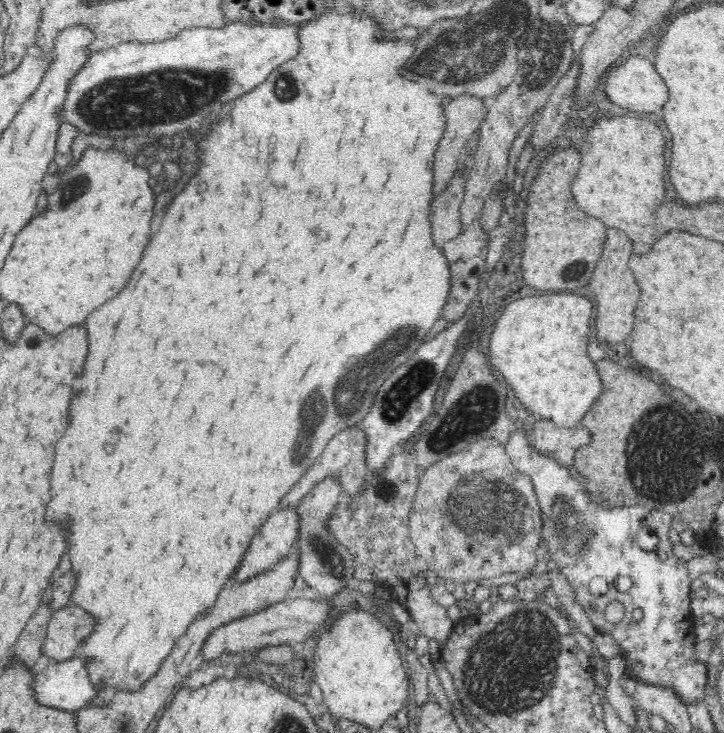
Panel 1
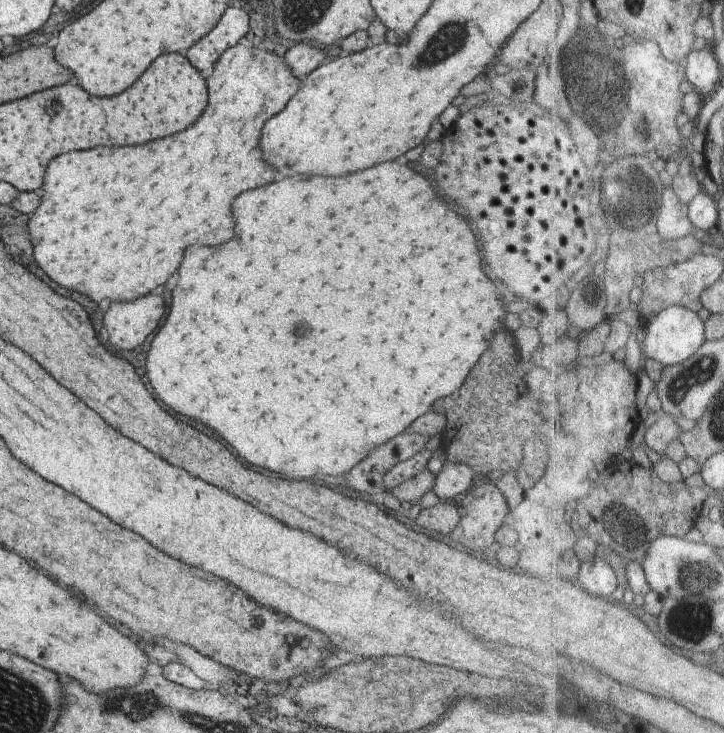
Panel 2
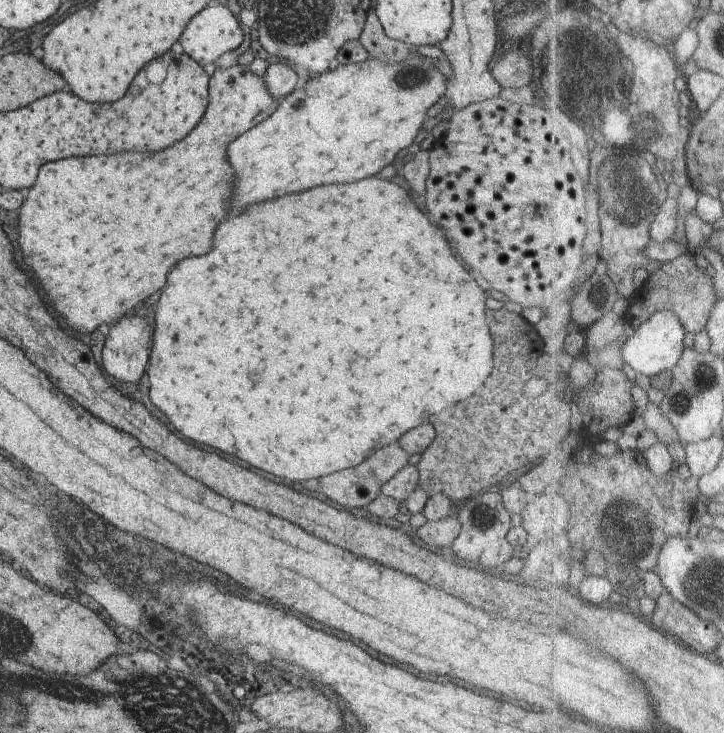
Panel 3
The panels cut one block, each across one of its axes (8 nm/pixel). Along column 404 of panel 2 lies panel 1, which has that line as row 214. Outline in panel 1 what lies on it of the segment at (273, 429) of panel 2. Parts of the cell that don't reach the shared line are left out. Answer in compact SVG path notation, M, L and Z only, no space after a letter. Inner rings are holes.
M333 8L333 9L331 9L331 10L329 10L329 11L328 11L328 12L327 12L327 13L325 13L325 14L324 14L324 16L322 16L322 17L318 17L318 18L317 18L317 19L314 19L314 18L313 18L313 19L310 19L310 20L309 20L309 21L308 21L308 22L307 22L307 23L306 23L306 24L305 24L305 25L304 25L304 26L303 26L303 27L302 27L302 28L301 28L301 29L300 29L300 30L299 30L299 43L300 43L300 48L299 48L299 53L298 53L298 54L297 54L297 55L296 55L296 56L295 56L295 57L294 57L294 58L293 58L293 59L290 59L290 60L289 60L289 61L286 61L286 62L285 62L285 63L284 63L284 64L282 64L282 66L281 66L281 67L278 67L278 68L275 68L275 69L274 69L274 70L273 70L273 71L272 71L272 74L269 74L269 75L268 75L268 78L267 78L267 79L266 79L266 80L265 80L265 81L264 81L264 82L263 82L263 83L262 83L262 84L259 84L259 85L258 85L258 86L257 86L257 87L256 87L256 88L254 88L254 90L253 90L253 91L250 91L250 92L249 92L249 93L246 93L246 94L245 94L245 95L242 95L242 96L241 96L241 97L238 97L238 98L237 98L237 99L236 99L236 100L234 100L234 102L231 102L231 104L230 104L230 106L229 106L229 108L228 108L228 109L227 109L227 110L226 110L226 111L224 111L224 112L223 112L223 113L222 113L222 114L221 114L221 122L220 122L220 123L219 123L219 124L218 124L218 125L216 125L216 126L214 126L214 127L213 127L213 128L214 128L214 129L213 129L213 130L212 130L212 131L211 131L211 132L210 132L210 133L209 133L209 135L208 135L208 136L206 136L206 140L202 140L202 142L200 142L200 156L199 156L199 157L200 157L200 168L198 168L198 172L196 172L196 176L194 176L194 178L192 178L192 179L191 179L191 180L190 180L190 182L188 182L188 184L186 184L186 188L184 188L184 190L182 190L182 192L180 192L180 194L178 194L178 196L176 196L176 198L174 198L174 202L172 202L172 204L170 204L170 208L168 208L168 210L166 210L166 214L164 214L164 218L162 218L162 222L160 222L160 230L158 230L158 232L156 232L156 234L154 234L154 236L152 236L152 240L150 240L150 244L148 244L148 246L146 246L146 250L144 250L144 254L142 254L142 260L140 260L140 264L138 264L138 266L136 266L136 270L134 270L134 272L132 272L132 276L130 276L130 280L128 280L128 282L126 282L126 288L124 288L124 290L122 290L122 292L120 292L120 294L118 294L118 296L116 296L116 298L112 298L112 300L108 300L108 302L106 302L106 304L102 304L102 306L100 306L100 308L96 308L96 310L94 310L94 312L92 312L92 314L90 314L90 316L88 316L88 320L86 320L86 330L88 330L88 344L90 344L90 348L88 348L88 358L86 358L86 366L84 366L84 370L82 370L82 376L80 376L80 386L82 386L82 388L80 388L80 390L78 390L78 394L82 394L82 398L72 398L72 402L70 402L70 428L68 428L68 430L66 430L66 432L64 432L64 436L62 436L62 438L60 438L60 444L58 444L58 446L56 446L56 456L54 456L54 470L52 470L52 490L50 490L50 492L52 492L52 500L50 500L50 506L46 506L46 520L54 520L54 522L56 522L56 524L68 524L68 526L70 526L70 536L68 536L68 544L72 544L72 546L70 546L70 548L68 548L68 554L72 554L72 556L74 556L74 558L70 558L70 562L72 562L72 570L74 570L74 572L76 572L76 584L74 584L74 589L73 589L73 592L72 592L72 595L71 595L71 604L72 604L72 605L74 605L74 606L78 606L78 607L79 607L79 608L82 608L82 609L83 609L83 610L84 610L84 611L85 611L85 612L88 612L88 613L90 613L90 615L91 615L91 616L92 616L92 617L93 617L93 620L95 620L95 622L96 622L96 625L95 625L95 626L94 626L94 629L93 629L93 631L92 631L92 632L90 632L90 634L88 634L88 636L86 636L86 638L84 638L84 640L82 640L82 642L80 642L80 646L78 646L78 651L77 651L77 653L78 653L78 654L77 654L77 656L78 656L78 657L80 657L80 658L83 658L83 659L86 659L86 660L85 660L85 664L86 664L86 665L87 665L87 667L86 667L86 669L88 669L88 677L90 677L90 683L92 683L92 685L94 685L94 689L98 689L98 690L103 690L103 689L104 689L104 688L105 688L105 687L107 687L107 686L108 686L108 688L113 688L113 689L114 689L114 691L115 691L115 692L118 692L118 691L137 691L137 690L138 690L138 689L139 689L139 688L140 688L140 687L141 687L141 686L142 686L142 685L143 685L143 684L144 684L144 683L145 683L145 682L146 682L146 681L147 681L147 680L150 680L150 679L151 679L151 678L152 678L152 677L153 677L153 676L154 676L154 675L155 675L155 674L156 674L156 673L157 673L157 672L158 672L158 669L159 669L159 668L160 668L160 667L162 667L162 664L164 664L164 660L166 660L166 658L168 658L168 656L170 656L170 651L171 651L171 650L172 650L172 647L173 647L173 646L174 646L174 643L175 643L175 642L176 642L176 639L177 639L177 638L180 638L180 637L181 637L181 636L182 636L182 635L183 635L183 634L184 634L184 633L185 633L185 632L186 632L186 631L187 631L187 630L188 630L188 628L190 628L190 626L191 626L191 625L192 625L192 624L194 624L194 622L195 622L195 621L196 621L196 620L197 620L197 618L198 618L198 617L201 617L201 616L202 616L202 615L203 615L203 614L205 614L205 613L206 613L206 612L207 612L207 611L208 611L208 610L210 610L210 608L213 608L213 607L214 607L214 604L215 604L215 603L216 603L216 600L217 600L217 598L218 598L218 594L220 594L220 592L222 592L222 588L224 588L224 587L225 587L225 584L226 584L226 583L227 583L227 582L228 582L228 581L230 581L230 580L233 580L233 574L234 574L234 573L235 573L235 572L236 572L236 570L237 570L237 568L238 568L238 567L239 567L239 566L240 566L240 565L241 565L241 560L242 560L242 559L243 559L243 556L244 556L244 555L245 555L245 552L246 552L246 551L247 551L247 550L248 550L248 547L249 547L249 546L250 546L250 543L251 543L251 542L252 542L252 539L253 539L253 538L254 538L254 536L256 536L256 533L257 533L257 532L258 532L258 529L259 529L259 528L260 528L260 526L262 526L262 524L264 524L264 521L265 521L265 520L266 520L266 519L267 519L267 518L268 518L268 517L269 517L269 516L270 516L270 515L271 515L271 514L272 514L272 513L273 513L273 511L274 511L274 510L276 510L276 509L278 509L278 506L279 506L279 504L280 504L280 503L281 503L281 500L282 500L282 499L283 499L283 496L284 496L284 495L285 495L285 494L286 494L286 493L287 493L287 492L288 492L288 491L289 491L289 490L290 490L290 489L291 489L291 488L292 488L292 487L294 487L294 486L295 486L295 485L296 485L296 484L297 484L297 482L298 482L298 481L299 481L299 480L300 480L300 479L301 479L301 478L302 478L302 476L304 476L304 474L306 474L306 471L307 471L307 470L306 470L306 468L308 468L308 469L309 469L309 468L310 468L310 465L311 465L311 464L314 464L314 461L317 461L317 460L318 460L318 457L319 457L319 456L322 456L322 451L323 451L323 449L325 449L325 448L326 448L326 445L327 445L327 441L329 441L329 440L332 440L332 438L334 438L334 436L336 436L336 434L338 434L338 432L342 432L342 428L346 428L346 426L347 426L347 425L350 425L350 424L357 424L357 423L359 423L359 422L360 422L360 421L361 421L361 419L363 419L363 418L364 418L364 416L366 416L366 414L368 414L368 412L369 412L369 411L370 411L370 410L371 410L371 407L372 407L372 404L373 404L373 403L372 403L372 402L373 402L373 400L374 400L374 398L375 398L375 394L376 394L376 393L377 393L377 392L378 392L378 389L379 389L379 388L380 388L380 385L381 385L381 384L382 384L382 383L383 383L383 382L384 382L384 380L386 380L386 377L387 377L387 376L388 376L388 375L389 375L389 374L390 374L390 372L392 372L392 370L394 370L394 368L396 368L396 366L400 366L400 364L402 364L402 362L403 362L403 361L404 361L404 360L406 360L406 358L408 358L408 356L412 356L412 354L414 354L414 350L416 350L416 348L418 348L418 346L419 346L419 345L421 345L421 344L422 344L422 343L423 343L423 340L422 340L422 339L423 339L423 337L424 337L424 336L426 336L426 333L427 333L427 332L430 332L430 328L432 328L432 326L434 326L434 323L435 323L435 322L436 322L436 321L437 321L437 319L438 319L438 316L442 316L442 306L443 306L443 305L444 305L444 304L446 304L446 298L447 298L447 294L448 294L448 293L449 293L449 292L450 292L450 267L448 267L448 265L447 265L447 261L446 261L446 260L445 260L445 257L444 257L444 256L443 256L443 254L442 254L442 251L441 251L441 250L440 250L440 249L439 249L439 248L438 248L438 247L436 247L436 245L434 245L434 241L432 241L432 237L431 237L431 236L430 236L430 216L431 216L431 202L432 202L432 201L433 201L433 200L432 200L432 194L433 194L433 193L432 193L432 190L433 190L433 177L434 177L434 174L433 174L433 173L432 173L432 172L431 172L431 171L432 171L432 158L433 158L433 157L434 157L434 154L435 154L435 153L436 153L436 150L437 150L437 147L438 147L438 144L439 144L439 143L440 143L440 140L441 140L441 139L442 139L442 136L443 136L443 133L444 133L444 129L445 129L445 126L446 126L446 124L445 124L445 118L444 118L444 110L443 110L443 108L442 108L442 106L441 106L441 105L440 105L440 101L441 101L441 96L440 96L440 95L436 95L436 94L434 94L434 93L432 93L432 92L430 92L430 90L429 90L429 89L428 89L428 88L426 88L426 86L423 86L423 85L422 85L422 84L418 84L418 83L417 83L417 82L414 82L414 81L412 81L412 82L410 82L410 80L404 80L404 78L398 78L398 70L400 70L400 66L402 66L402 64L406 64L406 60L408 60L408 58L410 58L410 56L412 56L412 52L414 52L414 45L412 45L412 42L411 42L411 41L404 41L404 40L396 40L396 41L391 41L391 42L387 42L387 41L378 41L378 37L379 37L379 36L381 36L381 35L382 35L382 34L385 34L385 33L386 33L386 32L382 32L382 31L380 31L380 29L378 29L378 25L376 25L376 21L374 21L374 19L370 19L370 17L368 17L368 15L364 15L364 13L362 13L362 14L361 14L361 16L363 16L363 17L362 17L362 18L361 18L361 19L358 19L358 16L357 16L357 11L356 11L356 10L354 10L354 13L350 13L350 14L349 14L349 15L348 15L348 14L345 14L345 15L344 15L344 14L342 14L342 13L336 13L336 11L334 11L334 8Z

